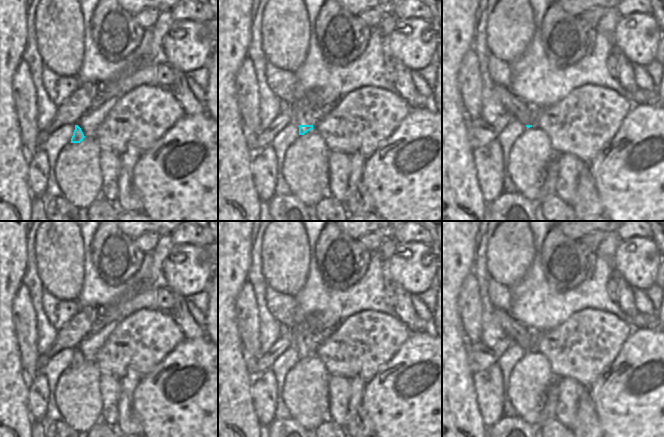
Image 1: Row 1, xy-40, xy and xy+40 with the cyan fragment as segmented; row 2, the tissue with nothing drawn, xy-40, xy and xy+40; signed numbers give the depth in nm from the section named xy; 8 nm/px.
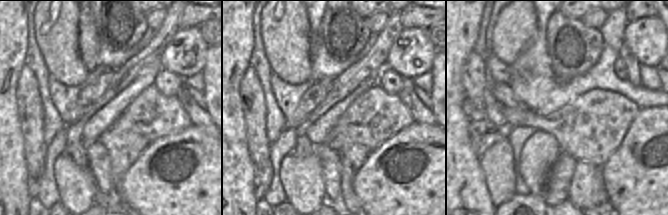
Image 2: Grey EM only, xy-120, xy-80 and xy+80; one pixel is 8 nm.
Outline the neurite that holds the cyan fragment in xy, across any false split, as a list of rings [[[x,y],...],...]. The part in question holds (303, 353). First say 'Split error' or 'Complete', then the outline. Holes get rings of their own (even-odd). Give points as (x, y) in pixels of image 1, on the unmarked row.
Split error. [[[311,326],[308,327],[283,327],[283,331],[291,334],[293,347],[299,351],[299,359],[304,359],[313,353],[313,333]]]

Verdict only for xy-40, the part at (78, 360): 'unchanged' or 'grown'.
unchanged

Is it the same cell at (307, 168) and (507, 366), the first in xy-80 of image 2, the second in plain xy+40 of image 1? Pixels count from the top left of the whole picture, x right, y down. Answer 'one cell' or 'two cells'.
two cells

